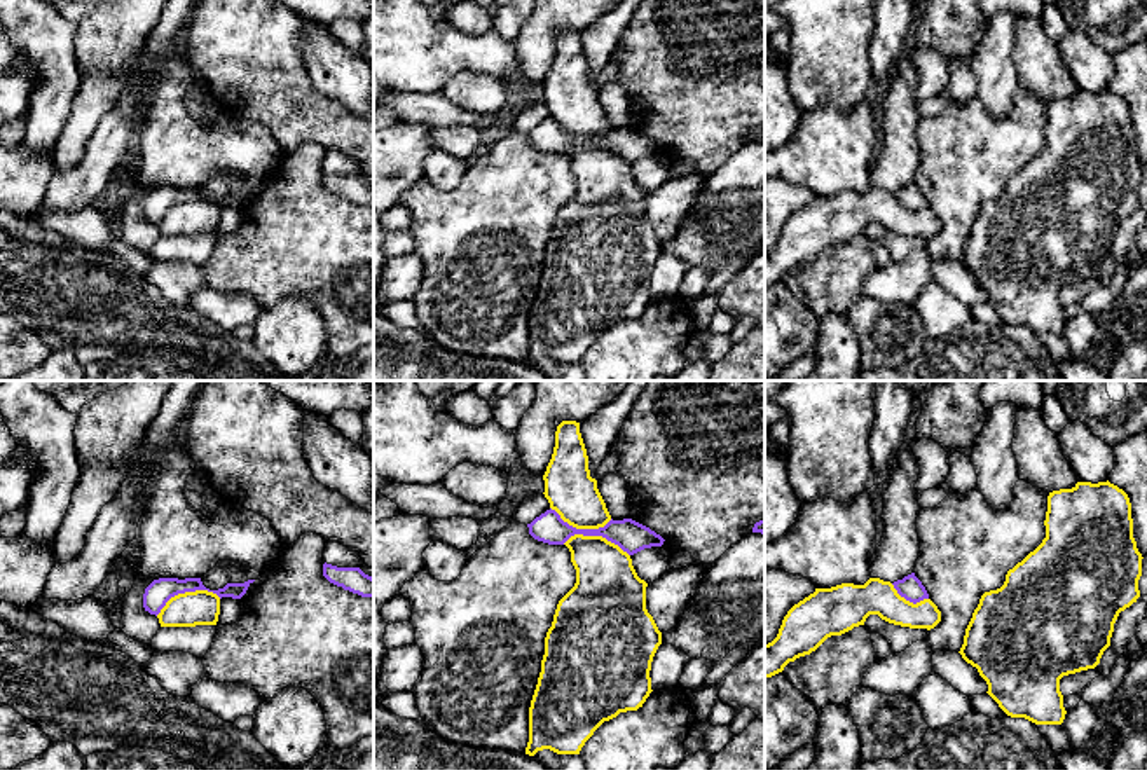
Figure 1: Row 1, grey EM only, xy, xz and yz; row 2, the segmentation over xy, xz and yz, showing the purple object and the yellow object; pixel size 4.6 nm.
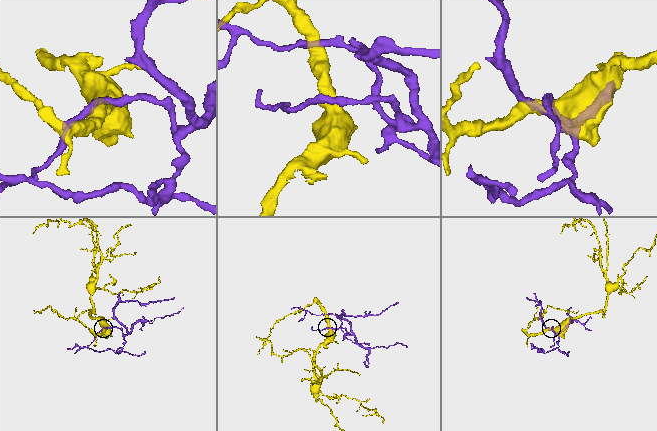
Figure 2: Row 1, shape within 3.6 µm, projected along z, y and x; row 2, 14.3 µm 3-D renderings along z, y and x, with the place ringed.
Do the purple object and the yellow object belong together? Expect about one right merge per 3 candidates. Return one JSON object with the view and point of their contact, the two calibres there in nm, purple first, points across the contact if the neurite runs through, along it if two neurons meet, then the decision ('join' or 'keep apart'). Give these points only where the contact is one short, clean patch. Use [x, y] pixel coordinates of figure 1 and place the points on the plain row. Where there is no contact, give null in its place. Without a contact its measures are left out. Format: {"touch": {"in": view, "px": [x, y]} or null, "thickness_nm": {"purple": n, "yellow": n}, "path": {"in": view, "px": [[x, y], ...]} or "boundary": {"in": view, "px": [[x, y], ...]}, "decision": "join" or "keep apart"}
{"touch": {"in": "xy", "px": [187, 199]}, "thickness_nm": {"purple": 120, "yellow": 160}, "boundary": {"in": "xy", "px": [[220, 206], [206, 199], [178, 201], [156, 224]]}, "decision": "keep apart"}

